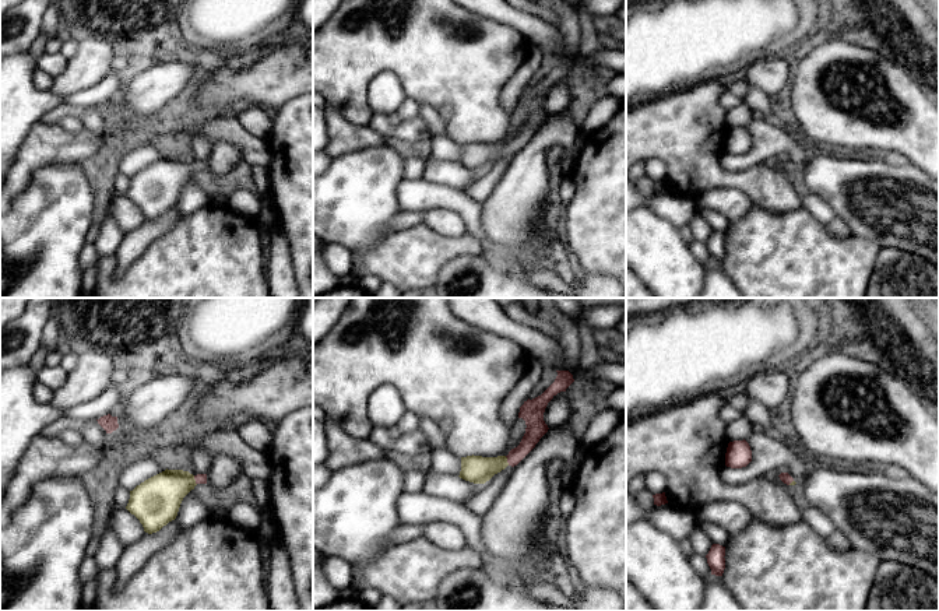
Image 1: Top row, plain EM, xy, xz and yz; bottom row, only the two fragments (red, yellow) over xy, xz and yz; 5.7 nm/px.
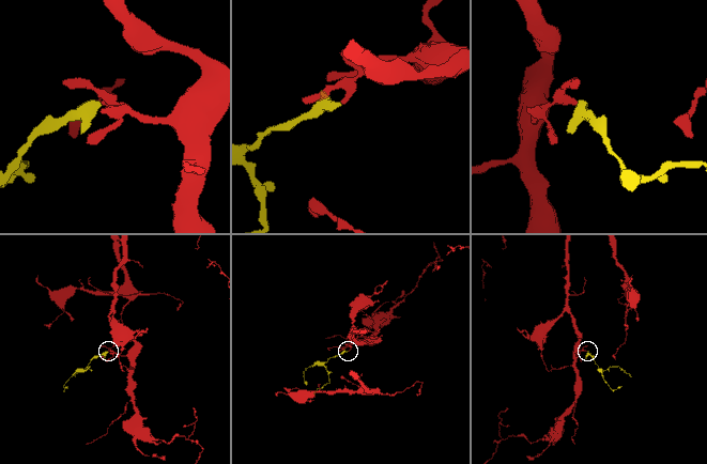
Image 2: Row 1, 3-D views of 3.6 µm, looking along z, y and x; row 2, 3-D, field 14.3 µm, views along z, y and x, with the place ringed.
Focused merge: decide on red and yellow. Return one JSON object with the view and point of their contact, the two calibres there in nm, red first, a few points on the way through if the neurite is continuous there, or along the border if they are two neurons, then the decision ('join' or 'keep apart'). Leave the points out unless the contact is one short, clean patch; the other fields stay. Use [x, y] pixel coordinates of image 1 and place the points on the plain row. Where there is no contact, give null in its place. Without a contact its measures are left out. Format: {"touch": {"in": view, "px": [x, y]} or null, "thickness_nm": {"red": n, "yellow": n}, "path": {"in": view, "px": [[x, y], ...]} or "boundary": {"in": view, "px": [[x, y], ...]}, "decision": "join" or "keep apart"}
{"touch": {"in": "xz", "px": [507, 147]}, "thickness_nm": {"red": 110, "yellow": 160}, "path": {"in": "xz", "px": [[535, 115], [528, 129], [507, 147], [484, 155], [475, 155]]}, "decision": "join"}

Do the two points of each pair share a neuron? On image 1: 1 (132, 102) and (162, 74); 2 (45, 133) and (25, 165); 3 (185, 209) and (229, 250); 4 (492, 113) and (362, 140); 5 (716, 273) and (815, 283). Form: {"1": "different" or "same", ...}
{"1": "same", "2": "same", "3": "different", "4": "different", "5": "different"}

